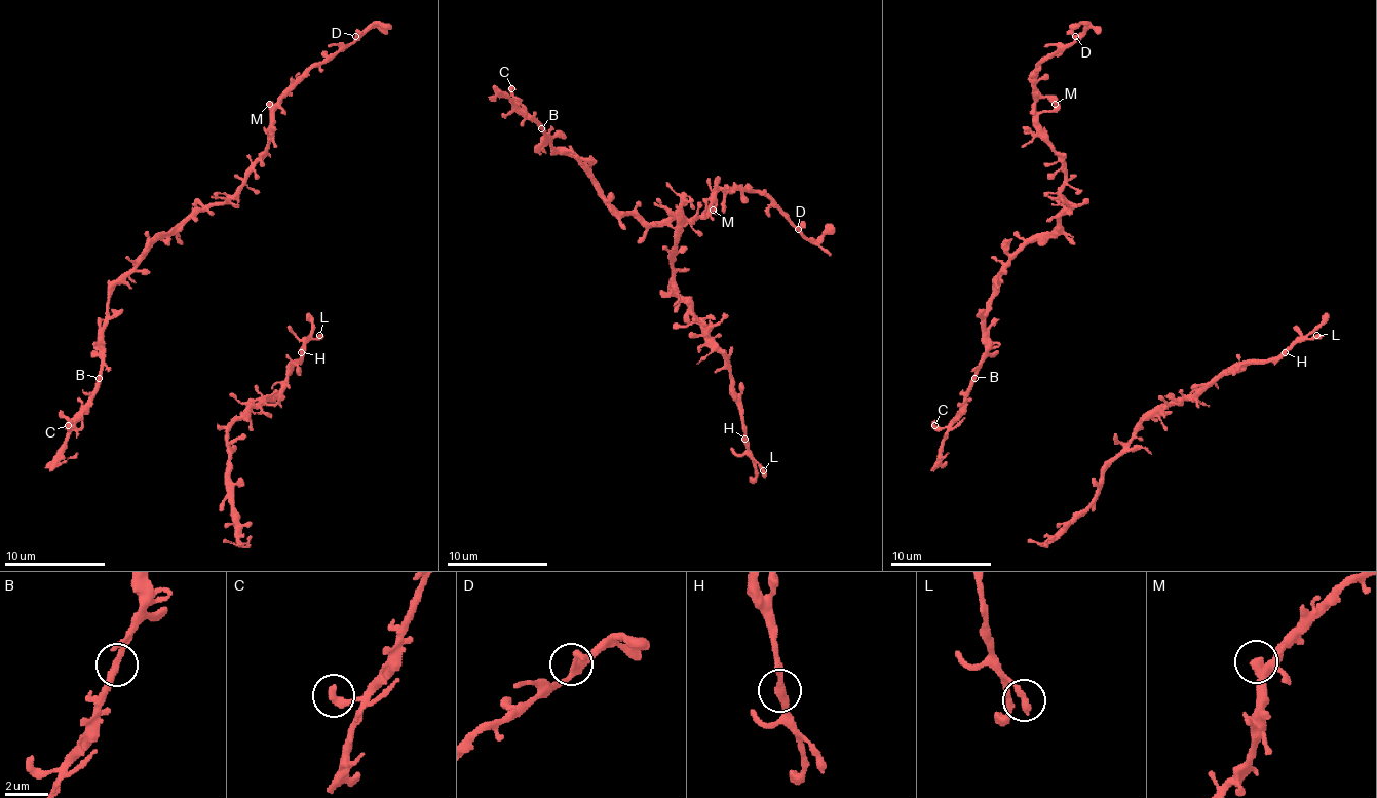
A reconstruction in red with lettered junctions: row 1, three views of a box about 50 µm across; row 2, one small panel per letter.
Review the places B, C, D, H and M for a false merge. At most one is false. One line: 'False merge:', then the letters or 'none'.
False merge: none

